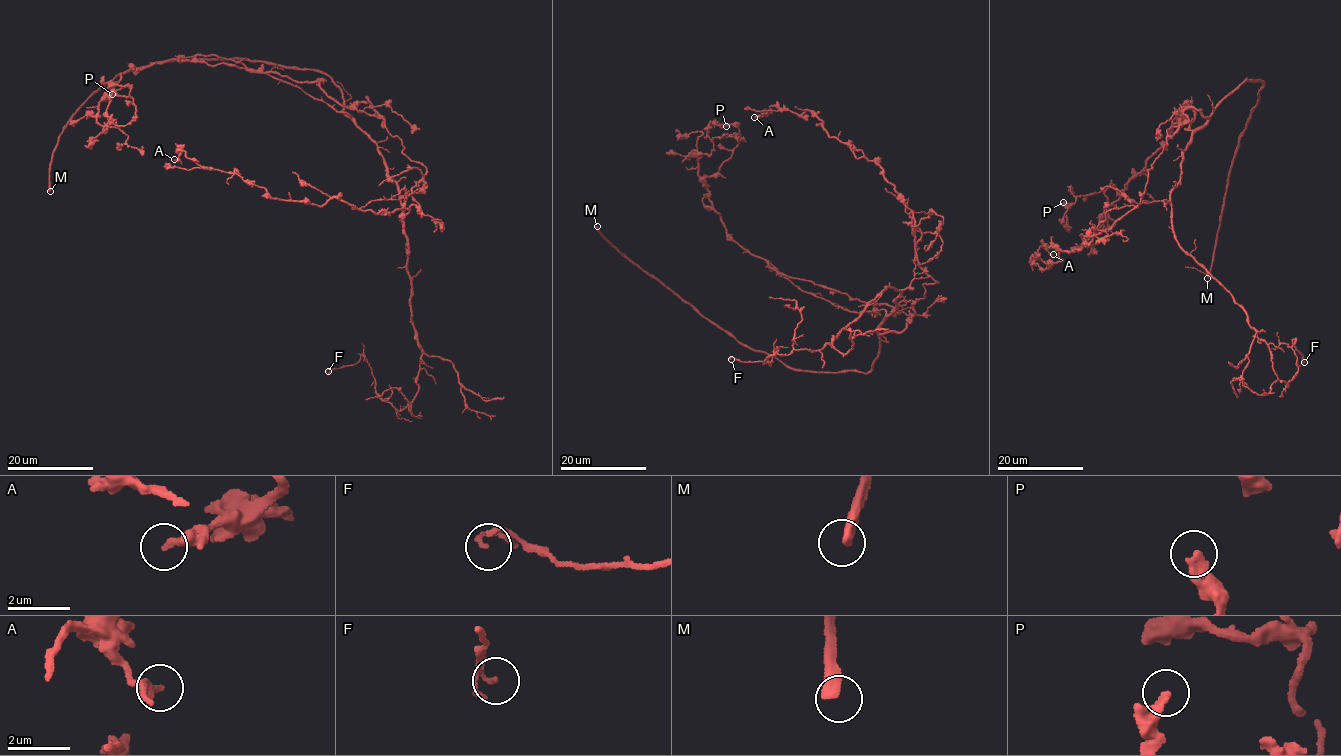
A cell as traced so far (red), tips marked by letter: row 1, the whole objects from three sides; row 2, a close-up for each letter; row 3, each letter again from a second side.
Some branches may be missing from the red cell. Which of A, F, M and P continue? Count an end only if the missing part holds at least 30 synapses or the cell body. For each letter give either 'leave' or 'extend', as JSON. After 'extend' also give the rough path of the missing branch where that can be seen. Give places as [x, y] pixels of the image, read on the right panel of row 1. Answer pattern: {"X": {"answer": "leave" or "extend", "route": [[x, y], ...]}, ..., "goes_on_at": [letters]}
{"A": {"answer": "leave"}, "F": {"answer": "leave"}, "M": {"answer": "extend"}, "P": {"answer": "leave"}, "goes_on_at": ["M"]}

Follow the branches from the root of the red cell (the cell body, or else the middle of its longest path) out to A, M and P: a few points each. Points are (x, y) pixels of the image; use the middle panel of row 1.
A: (886, 317), (918, 264), (904, 197), (809, 110), (772, 106), (754, 117)
M: (886, 317), (867, 373), (793, 370), (710, 323), (610, 244), (597, 226)
P: (886, 317), (802, 292), (727, 234), (705, 183), (738, 142), (736, 125), (714, 123), (726, 126)

